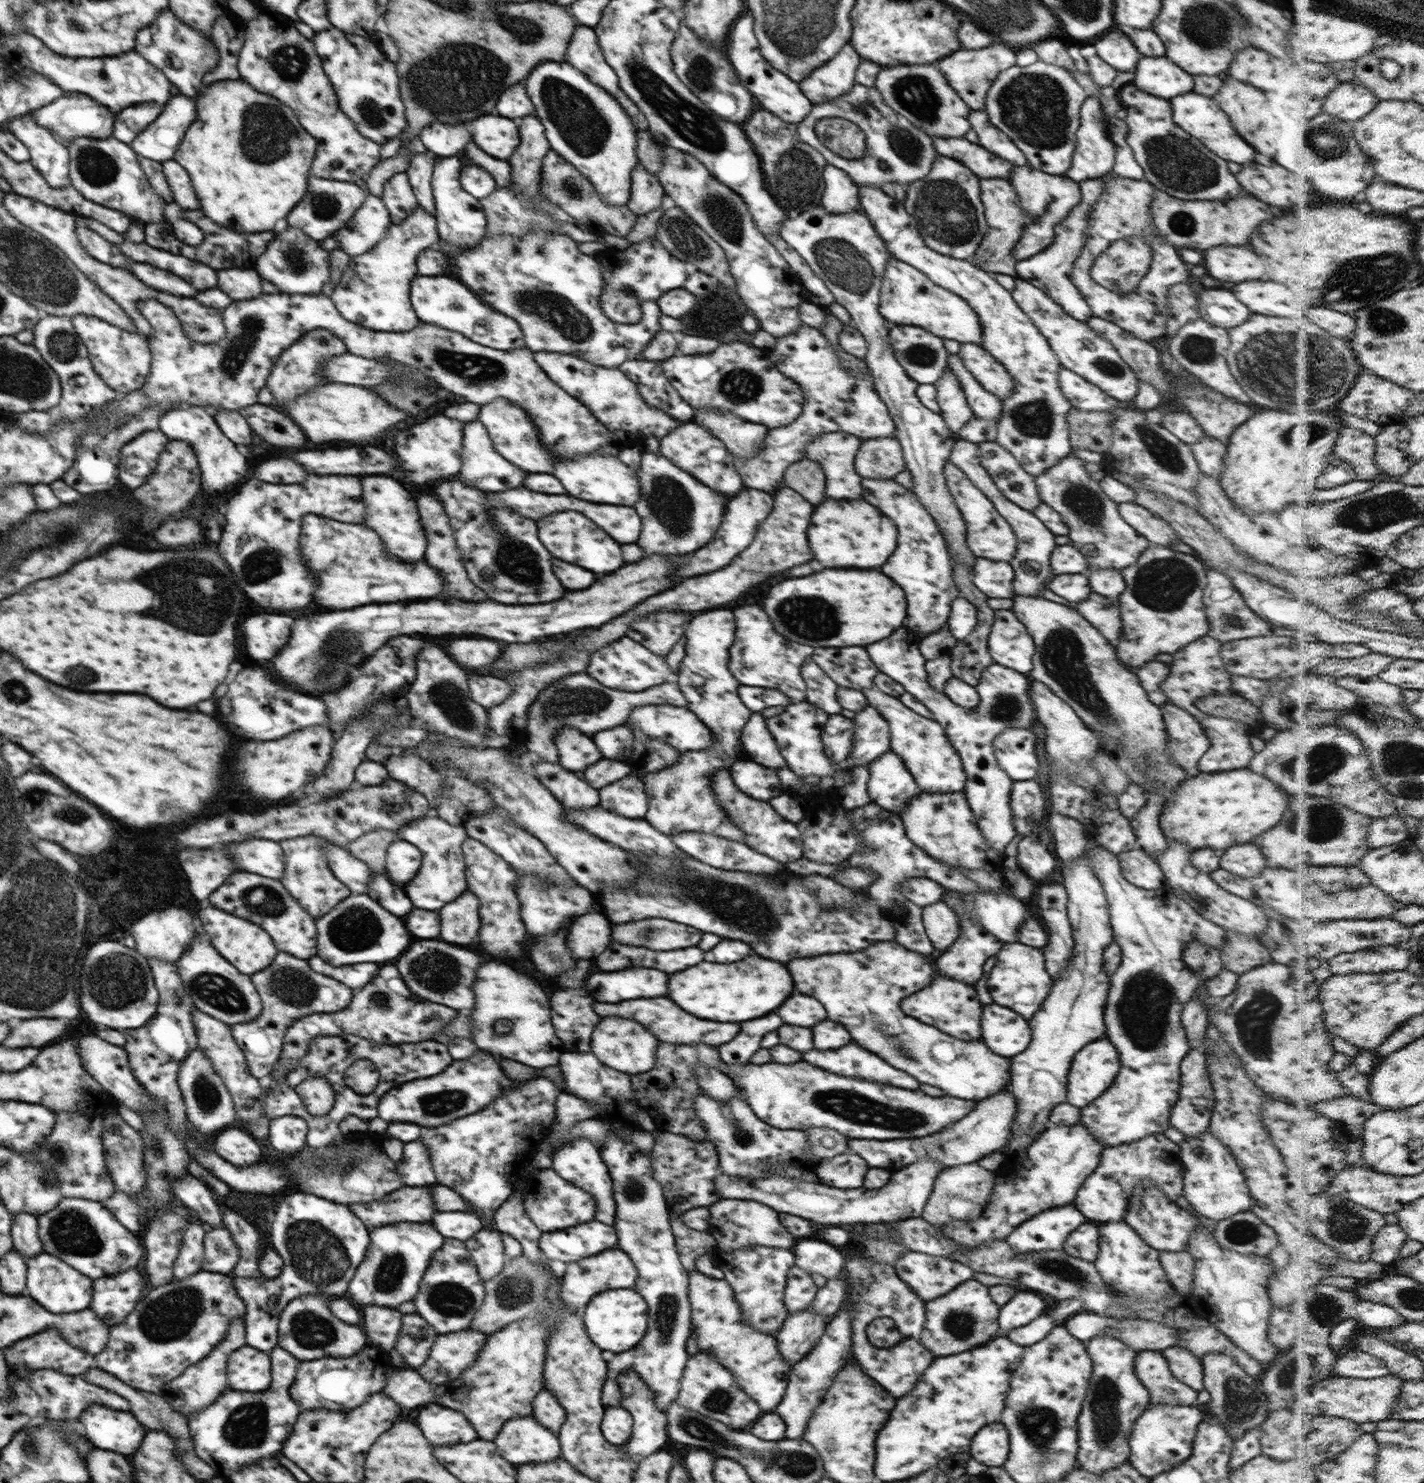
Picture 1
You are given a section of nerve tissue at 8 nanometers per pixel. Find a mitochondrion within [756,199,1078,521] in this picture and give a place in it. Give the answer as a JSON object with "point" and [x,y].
{"point":[842,261]}

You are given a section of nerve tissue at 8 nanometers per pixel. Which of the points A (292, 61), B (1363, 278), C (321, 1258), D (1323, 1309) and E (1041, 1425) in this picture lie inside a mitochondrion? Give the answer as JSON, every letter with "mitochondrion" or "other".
{"A":"mitochondrion","B":"mitochondrion","C":"mitochondrion","D":"mitochondrion","E":"mitochondrion"}

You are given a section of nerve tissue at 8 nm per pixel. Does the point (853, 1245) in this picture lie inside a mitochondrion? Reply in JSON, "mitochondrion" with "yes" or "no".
{"mitochondrion":"no"}

